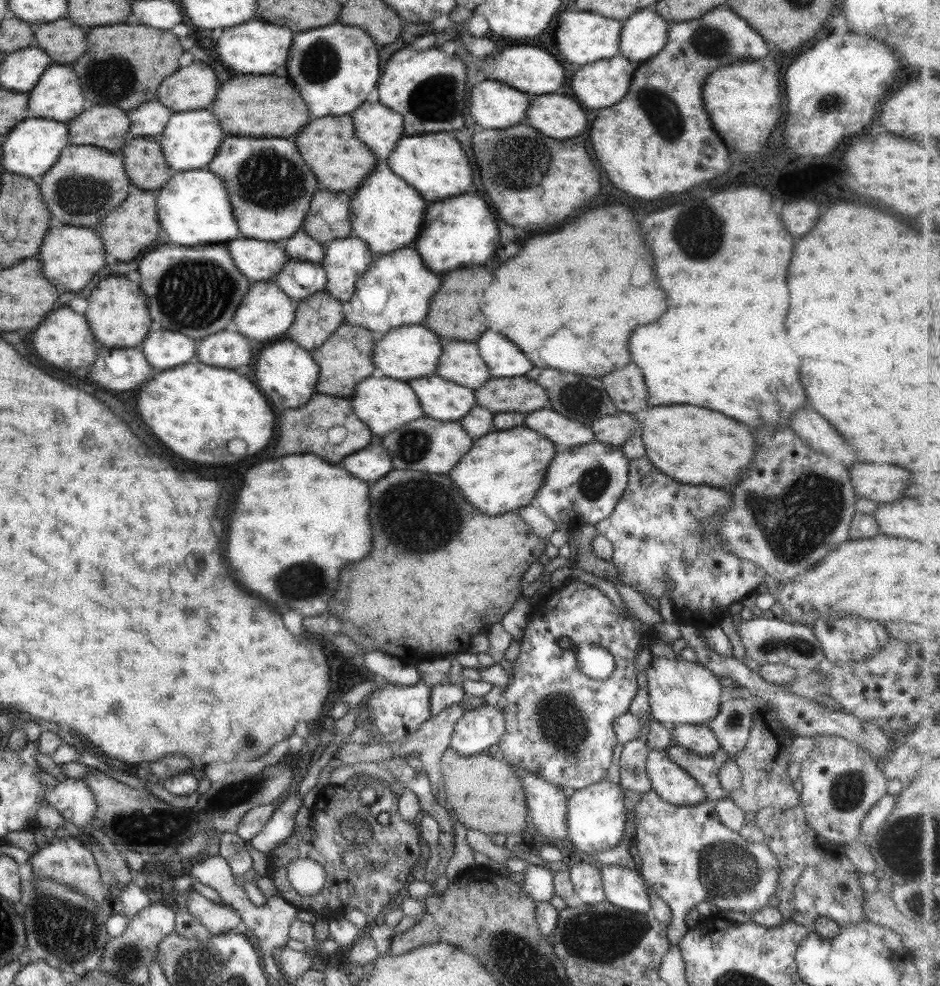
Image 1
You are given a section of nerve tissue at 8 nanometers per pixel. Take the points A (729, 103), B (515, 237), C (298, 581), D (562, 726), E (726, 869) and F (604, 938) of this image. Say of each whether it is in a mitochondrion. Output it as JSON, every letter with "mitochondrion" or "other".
{"A":"other","B":"other","C":"mitochondrion","D":"mitochondrion","E":"mitochondrion","F":"mitochondrion"}

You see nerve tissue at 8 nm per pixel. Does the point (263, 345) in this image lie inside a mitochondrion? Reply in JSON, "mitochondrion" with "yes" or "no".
{"mitochondrion":"no"}

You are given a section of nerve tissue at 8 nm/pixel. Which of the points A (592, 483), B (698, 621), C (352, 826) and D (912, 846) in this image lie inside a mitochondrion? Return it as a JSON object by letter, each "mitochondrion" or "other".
{"A":"mitochondrion","B":"other","C":"mitochondrion","D":"mitochondrion"}

